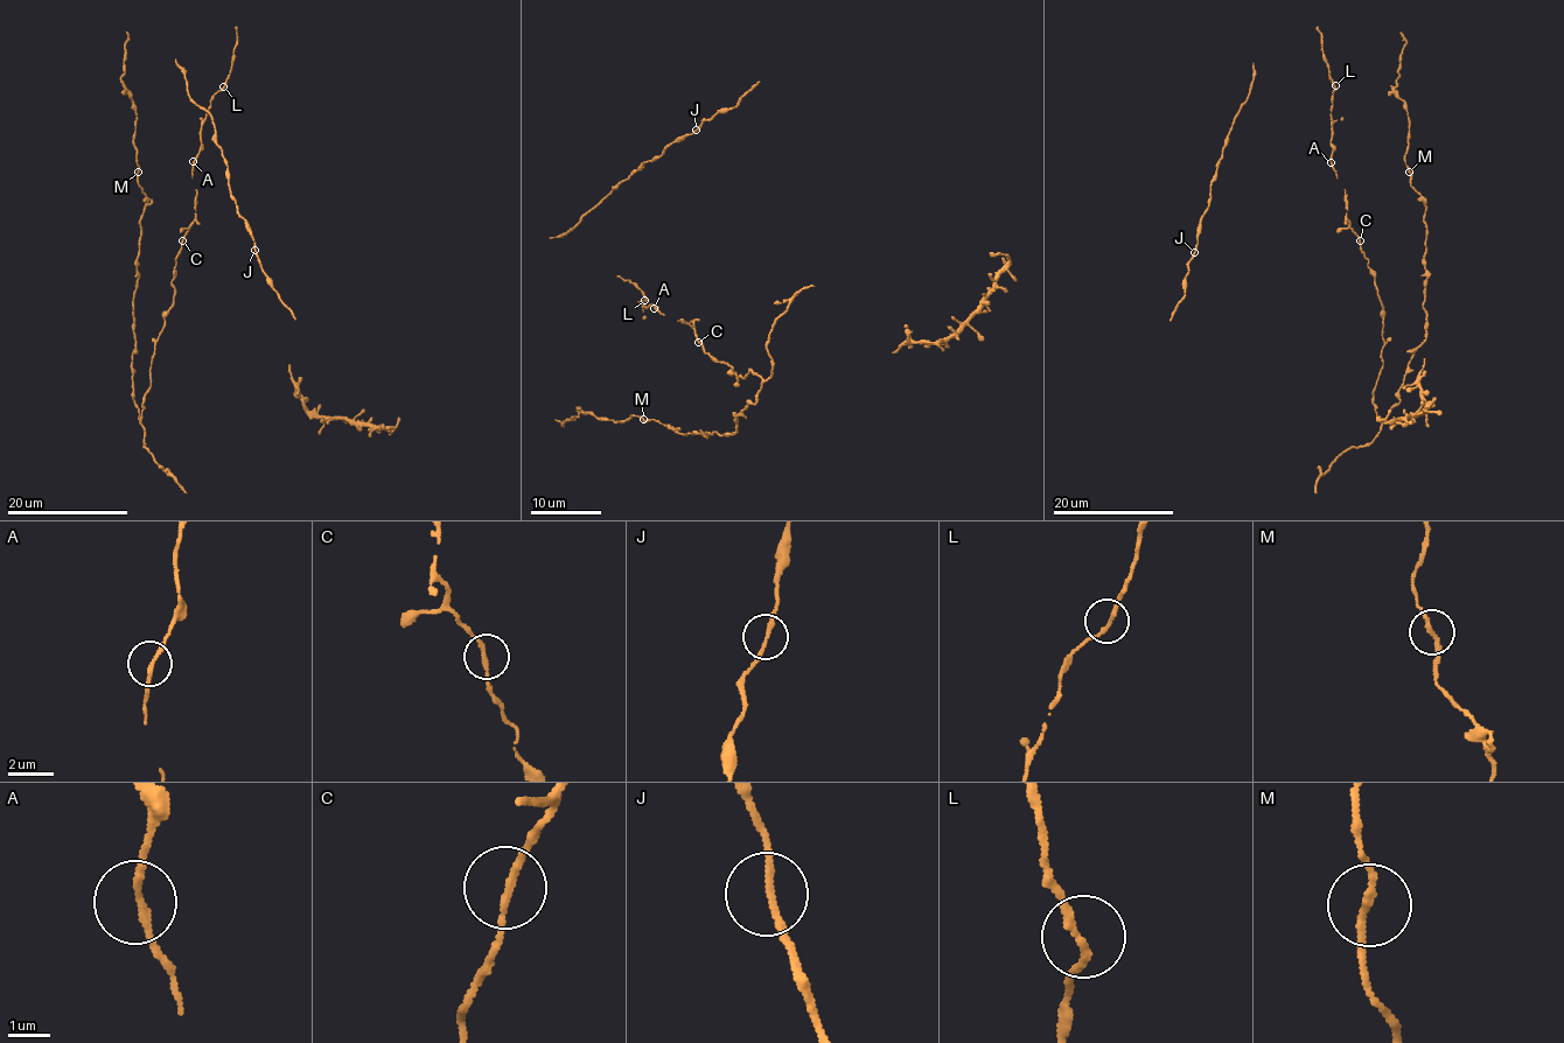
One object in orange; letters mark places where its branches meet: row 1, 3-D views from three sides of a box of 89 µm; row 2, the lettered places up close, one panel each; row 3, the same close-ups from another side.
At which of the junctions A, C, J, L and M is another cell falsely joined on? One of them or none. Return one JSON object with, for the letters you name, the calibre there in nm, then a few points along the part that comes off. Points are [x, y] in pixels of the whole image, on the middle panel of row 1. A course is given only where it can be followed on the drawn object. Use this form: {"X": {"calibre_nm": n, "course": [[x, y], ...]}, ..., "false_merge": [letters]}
{"false_merge": []}

